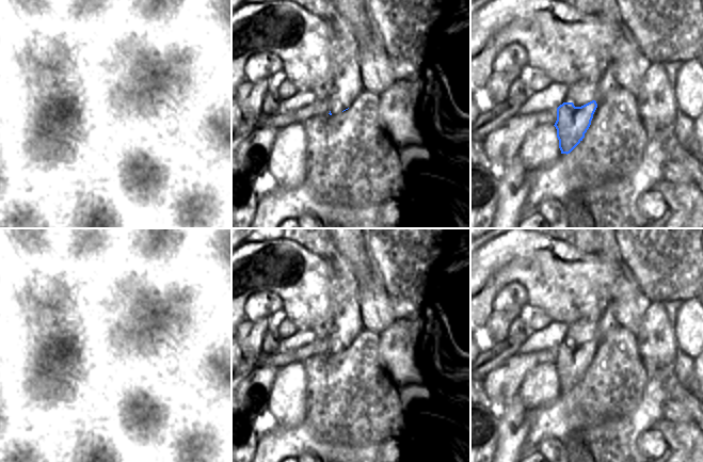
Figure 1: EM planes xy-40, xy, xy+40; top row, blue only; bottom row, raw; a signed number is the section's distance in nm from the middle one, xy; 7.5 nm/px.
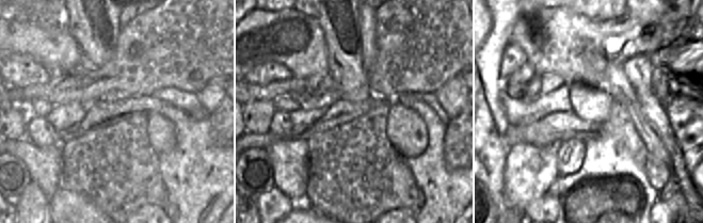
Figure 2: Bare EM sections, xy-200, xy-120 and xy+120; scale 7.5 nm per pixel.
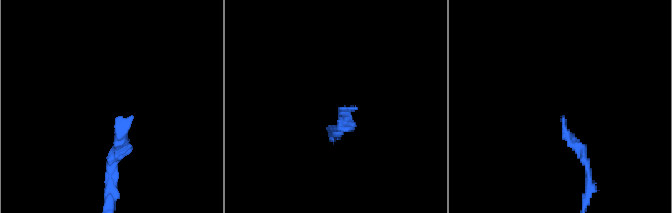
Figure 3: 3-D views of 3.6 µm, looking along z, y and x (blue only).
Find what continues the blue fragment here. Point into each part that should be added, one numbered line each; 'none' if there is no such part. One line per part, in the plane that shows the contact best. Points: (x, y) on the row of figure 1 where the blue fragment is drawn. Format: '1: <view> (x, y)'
1: xy+40 (579, 93)

